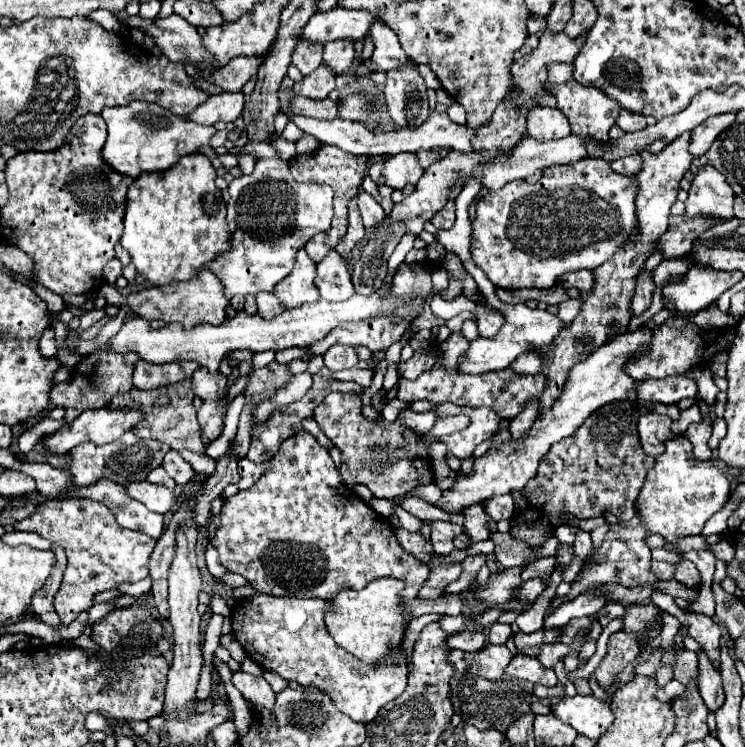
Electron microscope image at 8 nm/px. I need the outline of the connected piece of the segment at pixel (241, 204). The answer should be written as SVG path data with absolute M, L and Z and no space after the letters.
M282 158L258 160L250 176L238 176L230 182L228 194L228 222L234 222L232 248L226 256L206 264L224 284L228 298L236 294L256 296L260 292L272 292L292 272L296 252L312 236L330 228L334 190L316 182L292 180L288 162Z

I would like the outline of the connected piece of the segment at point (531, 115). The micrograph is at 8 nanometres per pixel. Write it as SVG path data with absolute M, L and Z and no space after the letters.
M536 106L528 112L528 134L540 142L560 140L570 134L570 126L566 116L558 108Z

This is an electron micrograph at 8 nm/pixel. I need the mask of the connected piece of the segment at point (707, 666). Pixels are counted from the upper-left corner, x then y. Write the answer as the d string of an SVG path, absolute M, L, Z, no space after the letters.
M704 648L698 650L698 658L700 658L700 678L698 678L700 696L702 696L704 704L708 706L708 710L716 710L724 702L724 690L722 690L720 672L712 664L712 660L708 658Z

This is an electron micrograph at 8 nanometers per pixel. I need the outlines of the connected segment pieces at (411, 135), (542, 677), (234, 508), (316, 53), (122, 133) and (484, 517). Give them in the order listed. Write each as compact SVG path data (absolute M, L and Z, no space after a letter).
M280 86L280 92L278 92L278 100L280 100L280 110L288 116L290 122L294 122L302 132L318 138L320 144L330 144L330 146L338 146L342 148L344 152L350 152L350 154L362 154L362 156L380 156L380 154L398 154L398 152L416 152L416 150L432 150L432 148L452 148L452 150L460 150L460 152L472 152L472 136L474 136L474 128L470 126L460 126L456 122L452 122L448 118L446 112L438 114L438 112L432 112L430 118L410 130L410 128L402 128L402 130L394 130L394 132L370 132L364 124L360 122L350 122L350 120L342 120L342 118L336 118L336 120L330 120L330 122L324 122L324 120L316 120L316 118L308 118L308 116L300 116L296 112L290 112L290 102L294 98L294 90L292 88L284 88Z
M514 656L506 668L506 674L520 680L528 680L532 684L542 684L542 686L556 686L558 682L554 670L546 670L538 662L538 658L530 658L530 656Z
M304 430L290 436L280 446L280 452L276 452L270 462L270 468L252 488L240 490L224 502L222 526L216 530L214 546L218 548L222 566L248 578L252 588L272 596L332 600L332 596L344 588L360 590L376 578L390 576L406 582L406 590L400 595L410 600L418 596L430 576L428 566L402 550L396 542L390 520L378 516L366 502L348 490L330 458L330 452Z
M298 40L296 50L292 52L292 64L306 76L320 66L322 50L324 44L310 44L308 40Z
M132 100L132 104L118 108L104 108L100 114L108 124L108 140L104 144L104 160L118 170L138 178L142 172L164 172L174 166L182 156L198 152L202 146L208 146L210 138L216 134L214 126L196 124L184 116L176 116L158 104Z
M480 504L464 508L464 516L466 516L464 532L472 536L472 544L478 540L486 540L490 536L490 530L486 528L486 524L490 522L490 516L484 512Z

